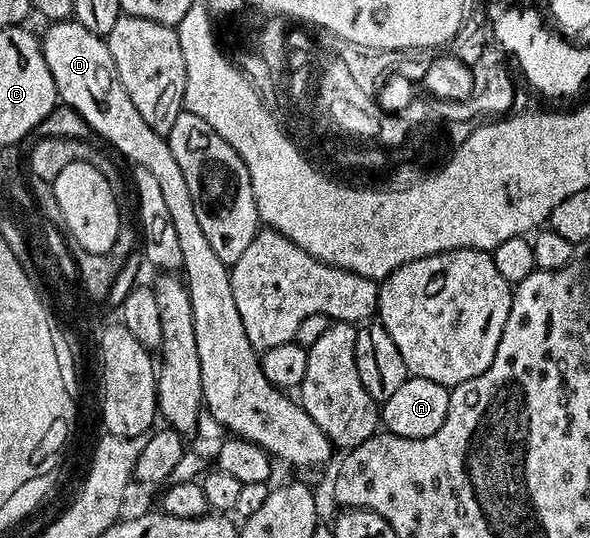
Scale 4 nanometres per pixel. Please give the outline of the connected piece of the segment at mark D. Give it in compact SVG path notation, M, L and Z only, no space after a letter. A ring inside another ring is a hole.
M55 21L48 27L51 28L47 32L42 32L41 42L45 65L49 65L49 73L53 73L56 96L81 113L92 132L108 139L131 165L149 169L165 196L165 206L169 208L169 218L177 233L177 245L181 245L181 275L193 305L193 333L197 333L197 357L201 357L201 389L206 414L208 411L227 433L253 441L276 460L284 459L295 467L319 467L329 462L333 448L329 437L317 429L317 421L313 421L290 394L265 381L259 355L249 337L245 337L245 325L241 325L241 313L237 313L237 301L233 301L228 264L213 253L213 245L209 245L209 237L205 237L197 221L193 197L181 174L181 165L177 165L177 157L173 157L173 149L166 138L153 133L141 113L133 109L133 101L115 72L106 38L89 33L85 25L74 21Z

